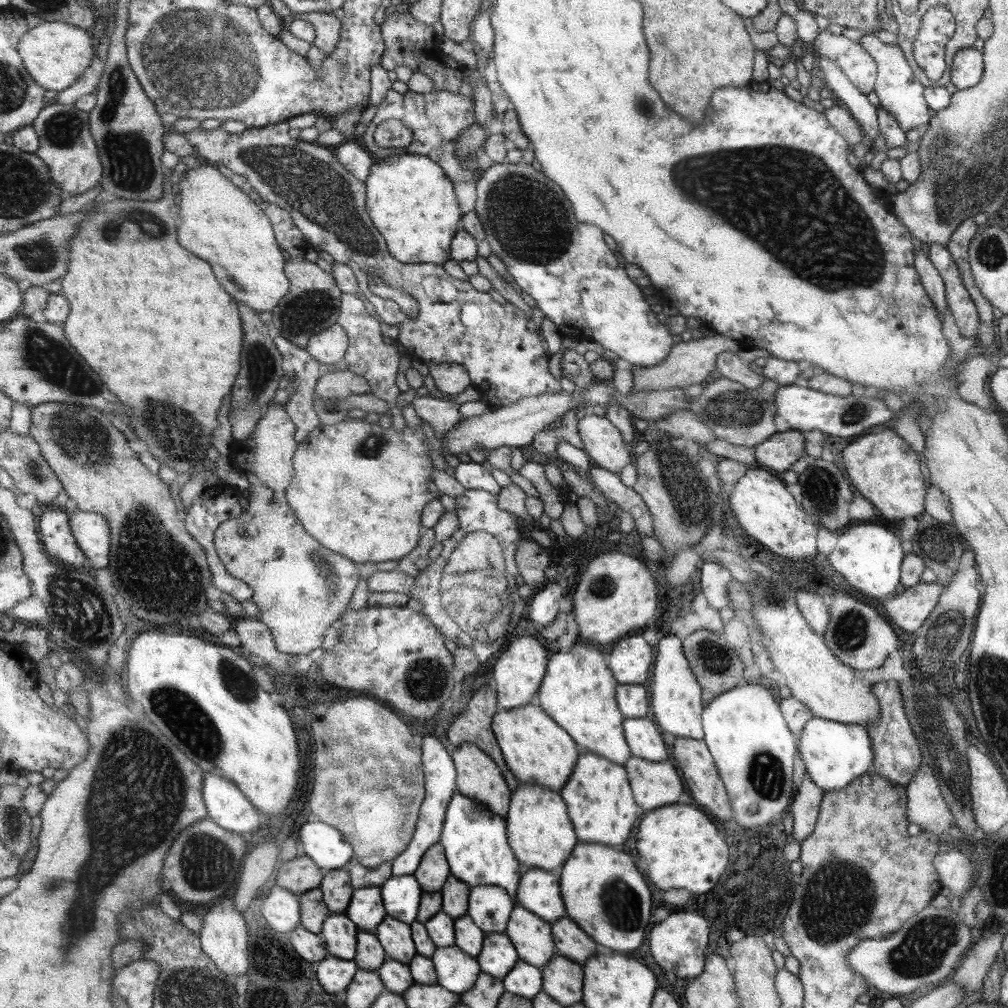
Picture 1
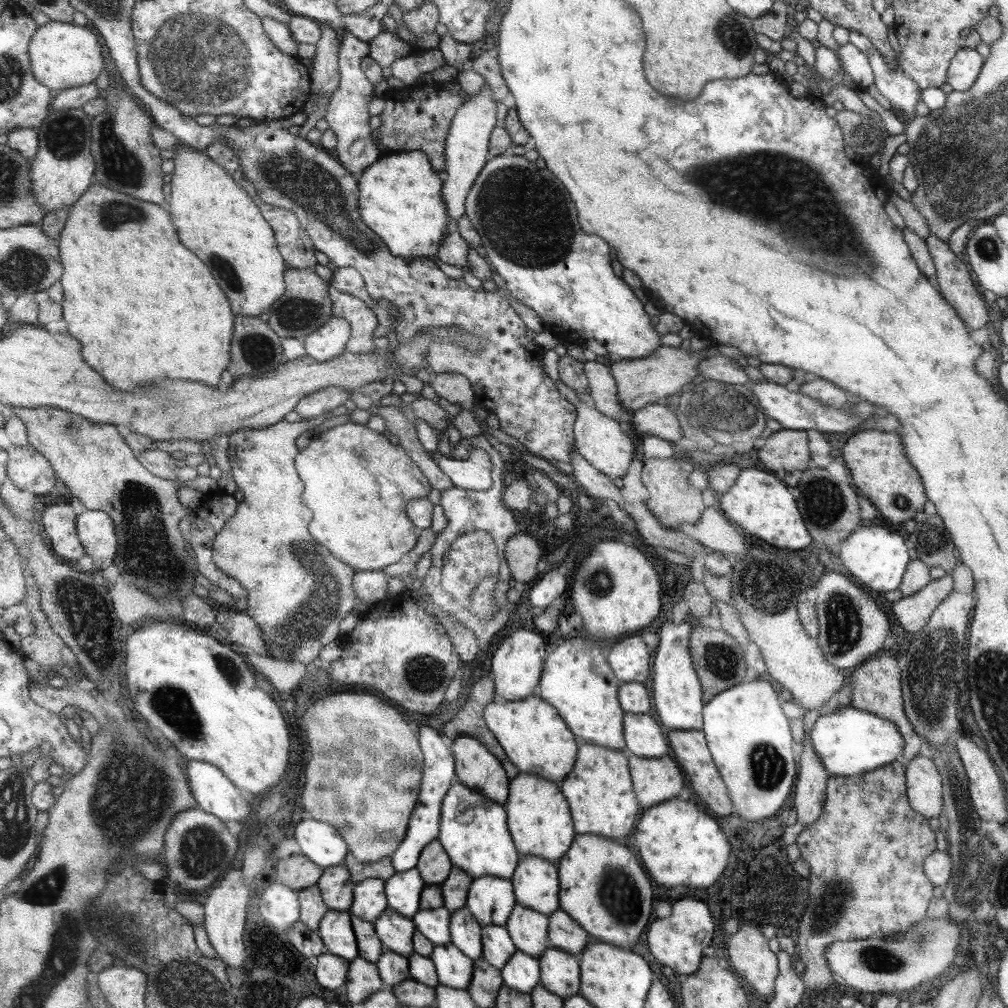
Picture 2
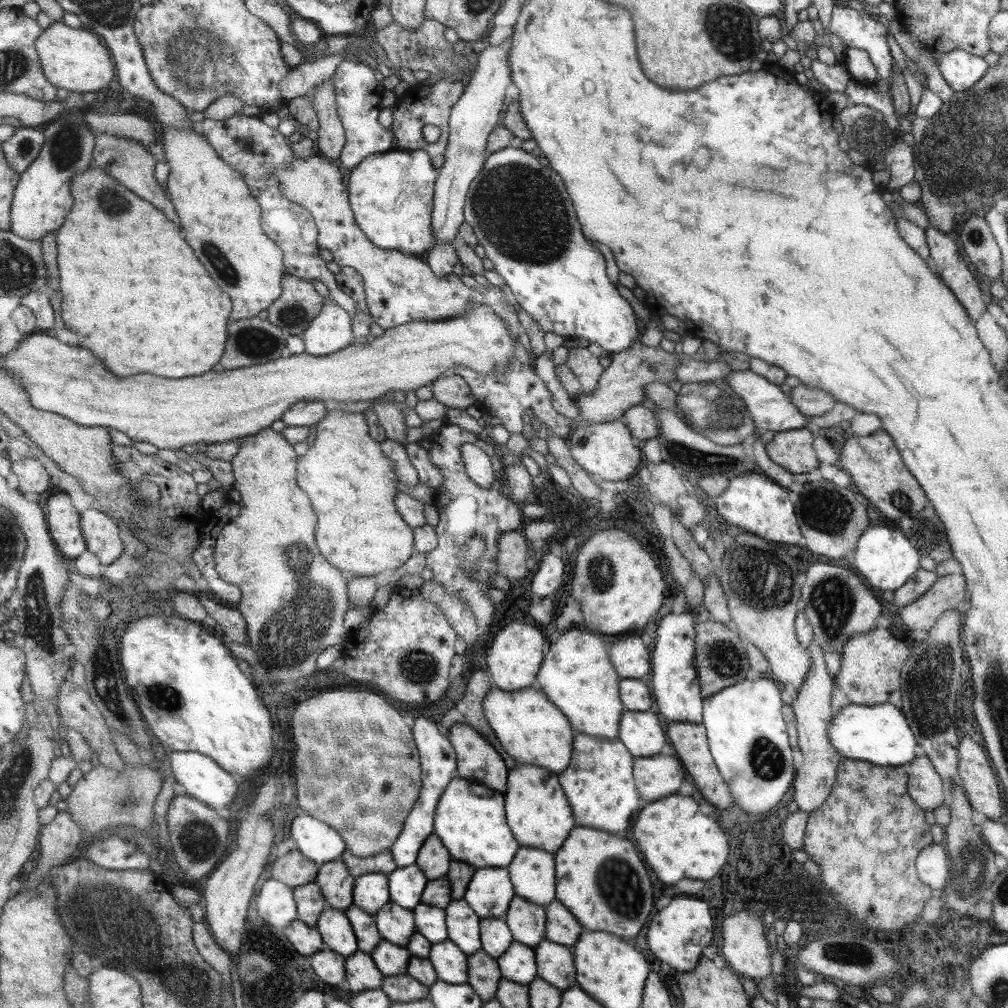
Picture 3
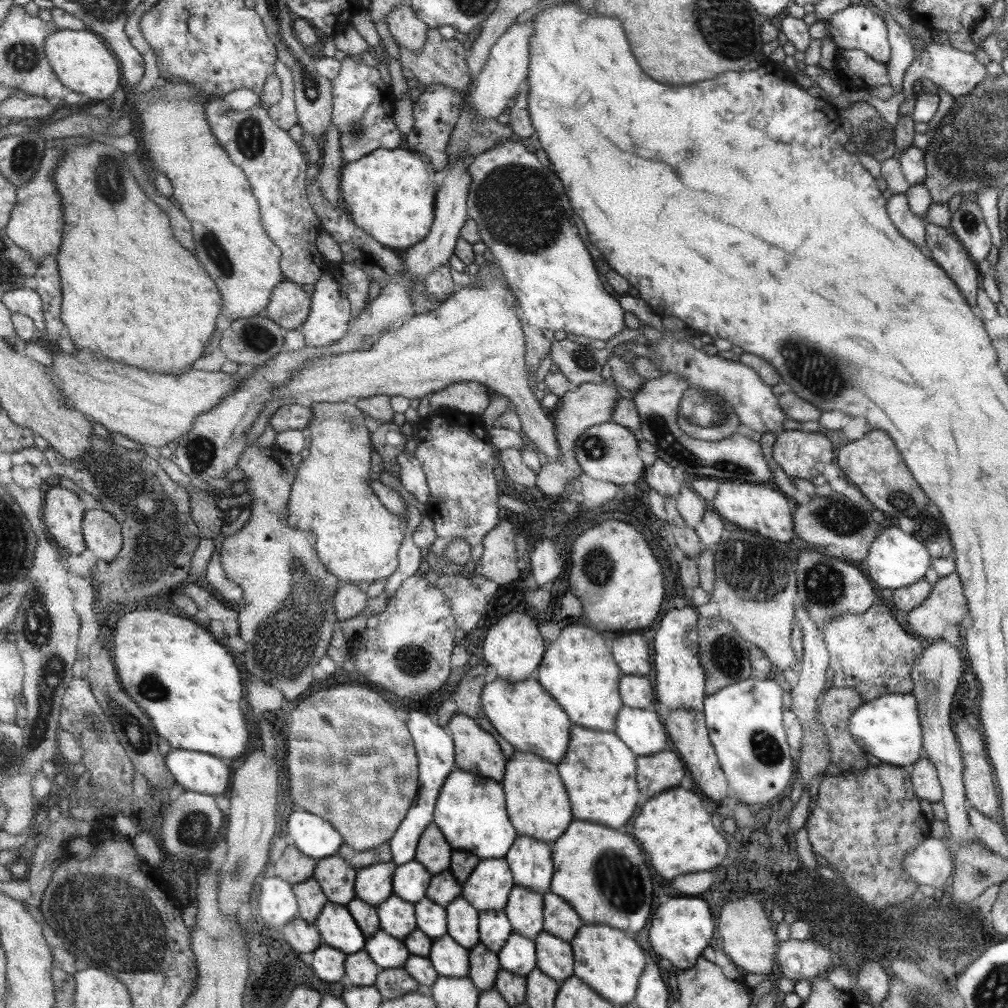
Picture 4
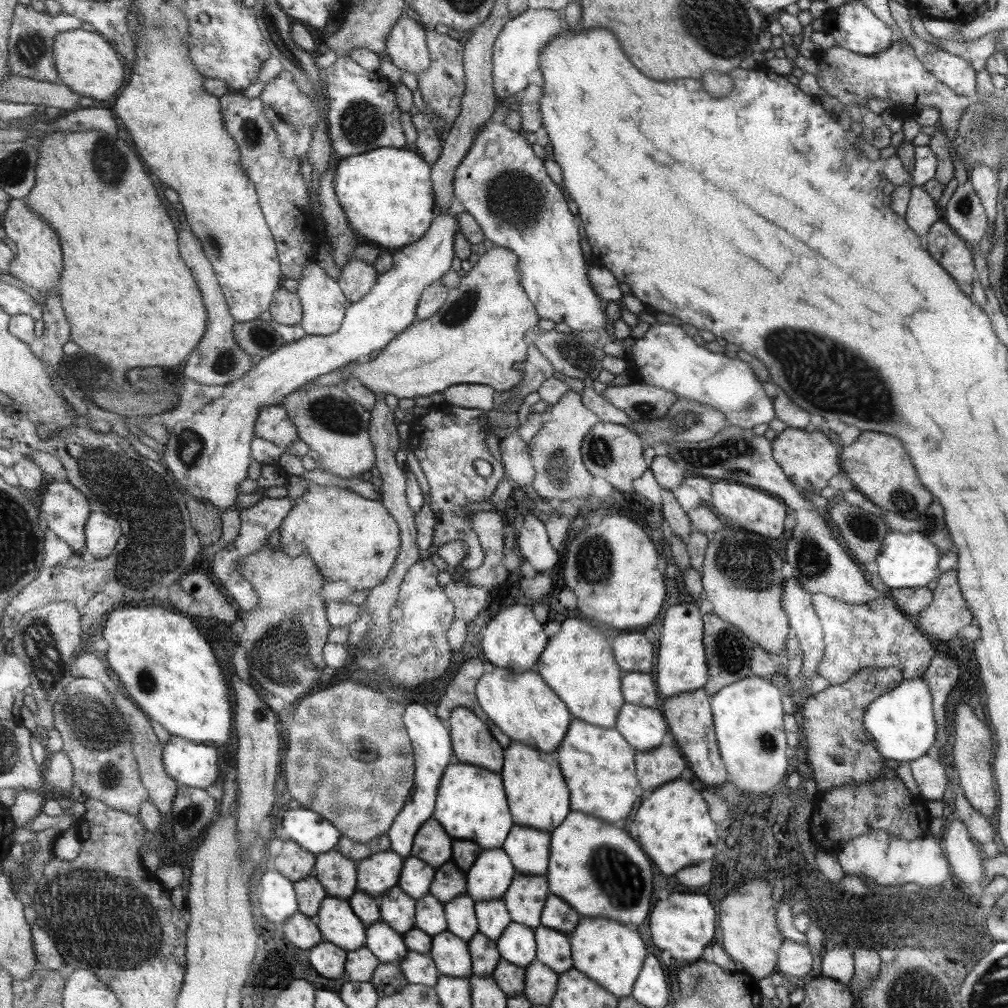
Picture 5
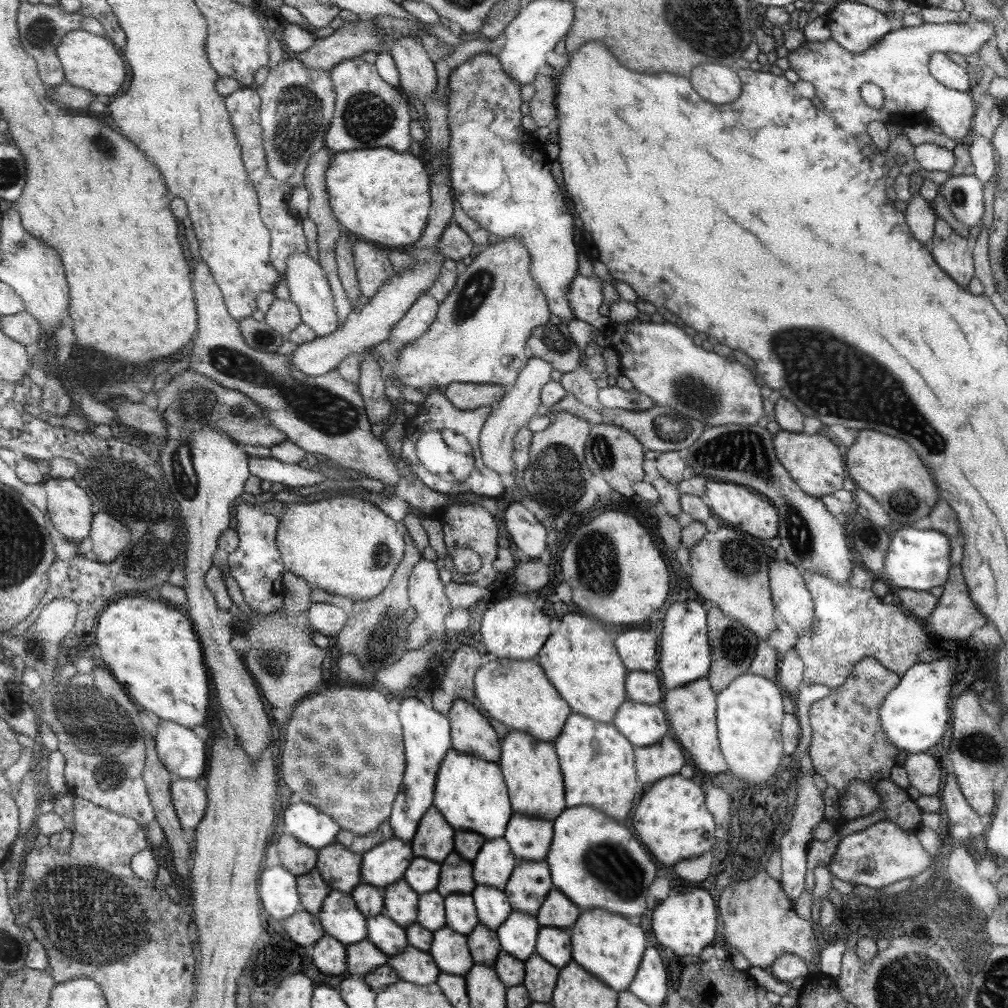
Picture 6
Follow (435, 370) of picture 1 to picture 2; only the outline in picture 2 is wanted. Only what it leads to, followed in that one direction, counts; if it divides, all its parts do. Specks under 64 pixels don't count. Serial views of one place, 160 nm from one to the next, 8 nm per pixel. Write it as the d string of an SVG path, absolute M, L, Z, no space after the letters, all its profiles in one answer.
M459 372L438 374L429 384L439 397L449 403L462 405L464 408L473 408L478 404L478 396L471 381L464 374Z

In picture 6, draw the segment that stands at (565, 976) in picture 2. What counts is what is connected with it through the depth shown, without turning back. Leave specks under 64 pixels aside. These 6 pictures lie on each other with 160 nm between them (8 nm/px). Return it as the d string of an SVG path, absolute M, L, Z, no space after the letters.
M540 927L538 930L535 952L558 969L571 960L571 947L569 936L561 928Z

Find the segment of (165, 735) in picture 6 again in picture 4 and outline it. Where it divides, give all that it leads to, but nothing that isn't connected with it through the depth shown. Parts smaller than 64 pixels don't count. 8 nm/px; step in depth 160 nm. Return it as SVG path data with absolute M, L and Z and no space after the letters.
M170 749L166 765L187 791L225 795L231 784L231 767L221 757L187 749Z

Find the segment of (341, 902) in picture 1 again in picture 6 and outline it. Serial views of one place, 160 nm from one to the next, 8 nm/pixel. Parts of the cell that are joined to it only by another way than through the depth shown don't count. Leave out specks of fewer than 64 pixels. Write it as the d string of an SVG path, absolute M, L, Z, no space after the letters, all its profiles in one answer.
M335 842L319 849L317 868L332 890L352 893L363 883L364 854Z

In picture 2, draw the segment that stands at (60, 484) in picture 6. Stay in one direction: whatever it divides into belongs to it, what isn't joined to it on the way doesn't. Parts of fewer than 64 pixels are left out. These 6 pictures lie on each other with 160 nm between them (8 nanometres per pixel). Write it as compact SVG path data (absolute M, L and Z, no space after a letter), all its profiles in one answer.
M69 501L46 508L41 524L57 555L67 560L79 560L86 555L86 547L79 536L78 515Z

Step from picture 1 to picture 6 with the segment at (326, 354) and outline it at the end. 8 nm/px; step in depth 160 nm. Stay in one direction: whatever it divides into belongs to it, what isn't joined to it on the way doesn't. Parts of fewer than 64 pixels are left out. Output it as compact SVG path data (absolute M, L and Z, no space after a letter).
M295 254L288 262L287 272L283 278L288 285L290 299L298 304L302 312L302 322L304 326L309 326L317 332L319 337L328 337L339 329L340 320L335 302L334 292L326 270L319 262L315 262L309 254Z

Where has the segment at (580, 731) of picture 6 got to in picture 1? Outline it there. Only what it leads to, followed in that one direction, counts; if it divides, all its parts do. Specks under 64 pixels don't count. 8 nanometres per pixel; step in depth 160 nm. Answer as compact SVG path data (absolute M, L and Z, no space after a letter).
M584 752L575 763L566 784L558 793L564 801L567 800L567 812L571 812L571 824L575 824L575 832L579 832L581 842L617 846L627 840L639 808L633 802L623 765L595 753Z

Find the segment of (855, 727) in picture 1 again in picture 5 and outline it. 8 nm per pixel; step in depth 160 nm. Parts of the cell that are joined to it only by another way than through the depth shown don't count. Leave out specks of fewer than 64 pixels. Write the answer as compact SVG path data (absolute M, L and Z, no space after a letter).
M923 676L902 679L895 688L871 702L863 715L867 740L885 759L897 762L909 762L926 754L935 744L935 721L933 697Z

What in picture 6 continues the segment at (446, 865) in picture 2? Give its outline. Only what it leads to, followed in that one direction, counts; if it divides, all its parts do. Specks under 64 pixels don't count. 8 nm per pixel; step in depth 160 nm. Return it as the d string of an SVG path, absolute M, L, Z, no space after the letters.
M431 807L423 816L418 833L412 842L415 856L443 863L451 853L456 852L456 831L456 828L451 826L446 816L437 807Z

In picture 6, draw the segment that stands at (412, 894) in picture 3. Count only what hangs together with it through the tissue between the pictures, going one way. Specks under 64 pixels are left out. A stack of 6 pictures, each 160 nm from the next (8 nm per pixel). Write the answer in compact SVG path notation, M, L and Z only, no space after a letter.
M416 857L405 875L411 888L420 895L437 891L442 873L442 863L425 857Z

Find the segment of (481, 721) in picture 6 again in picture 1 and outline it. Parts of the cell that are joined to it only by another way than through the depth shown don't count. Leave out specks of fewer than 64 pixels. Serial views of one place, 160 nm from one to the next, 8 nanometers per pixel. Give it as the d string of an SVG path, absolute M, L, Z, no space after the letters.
M471 742L454 748L452 755L459 771L459 793L487 804L492 813L505 818L510 804L509 789L491 756Z

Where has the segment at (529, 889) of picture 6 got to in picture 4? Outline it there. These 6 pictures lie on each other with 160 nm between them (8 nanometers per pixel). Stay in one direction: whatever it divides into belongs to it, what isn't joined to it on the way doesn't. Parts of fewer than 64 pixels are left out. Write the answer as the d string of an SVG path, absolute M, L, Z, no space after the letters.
M517 885L511 888L503 911L517 934L534 940L541 932L541 910L545 910L542 895Z

